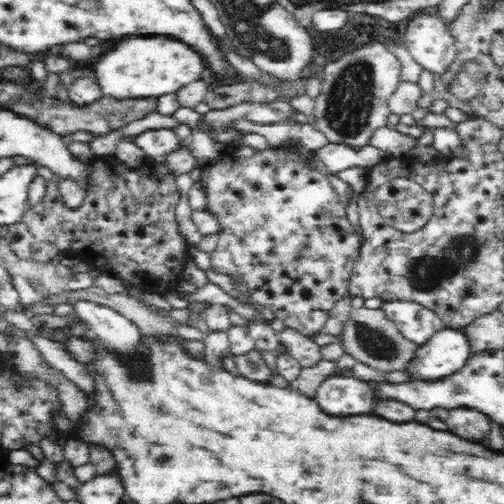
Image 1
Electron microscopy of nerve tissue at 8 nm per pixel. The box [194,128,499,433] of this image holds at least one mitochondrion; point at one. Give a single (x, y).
(428, 272)

